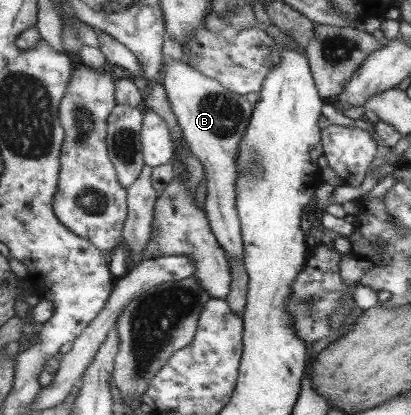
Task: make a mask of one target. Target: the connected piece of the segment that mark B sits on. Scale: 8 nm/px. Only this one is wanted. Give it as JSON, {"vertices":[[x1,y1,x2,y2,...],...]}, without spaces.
{"vertices":[[168,59,164,62,164,87,167,90,168,100,171,101,172,112,176,114,176,121,182,136,188,147,188,150,195,155,202,163,205,170,206,179,208,180,208,194,204,205,212,234,215,236,216,242,224,249,225,253,232,255,232,259,243,261,244,244,241,235,241,224,236,210,236,191,234,186,235,169,237,159,237,147,244,136,244,132,248,129,253,106,246,100,246,96,238,95,232,91,228,91,226,87,222,87,218,81,210,79,200,73,200,70,190,66,186,62,176,59]]}

